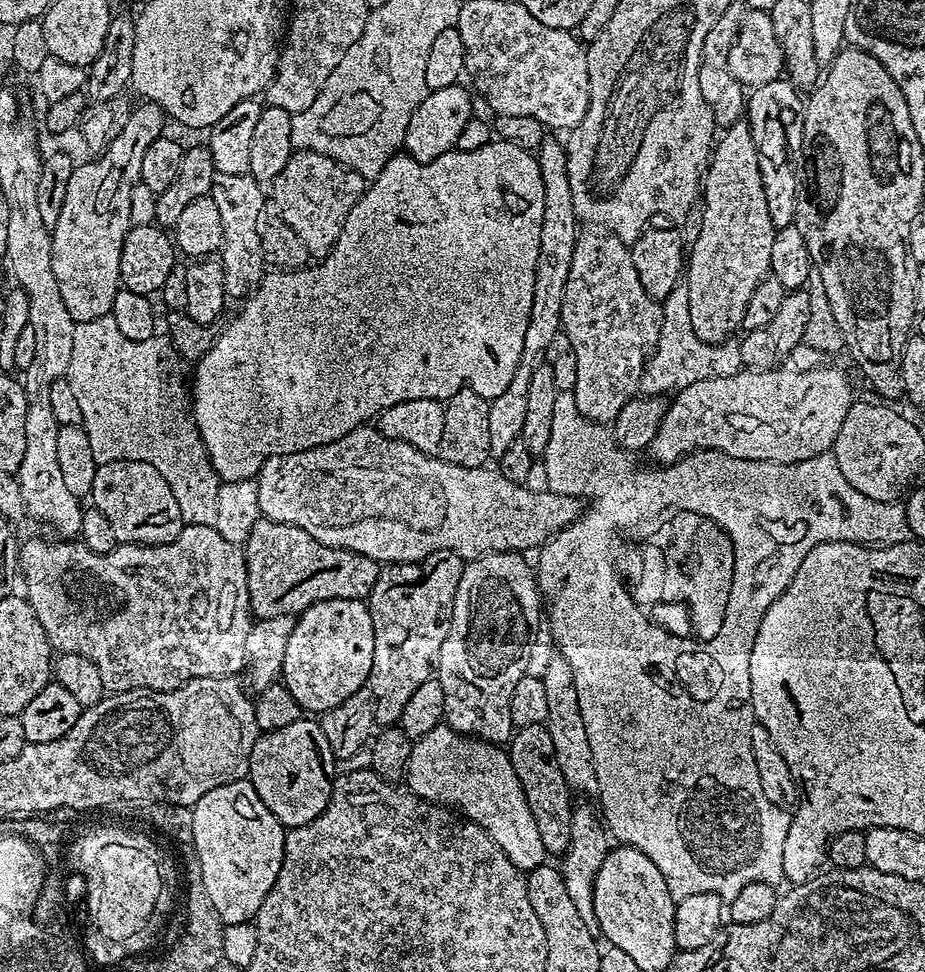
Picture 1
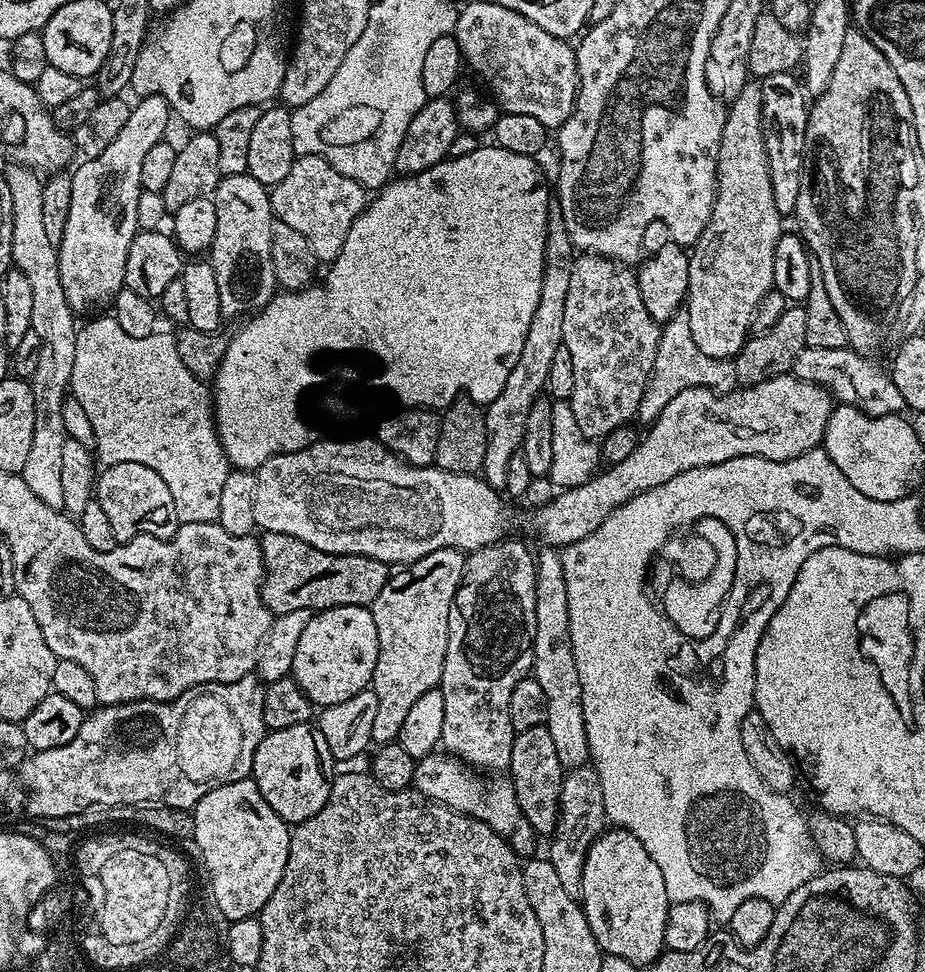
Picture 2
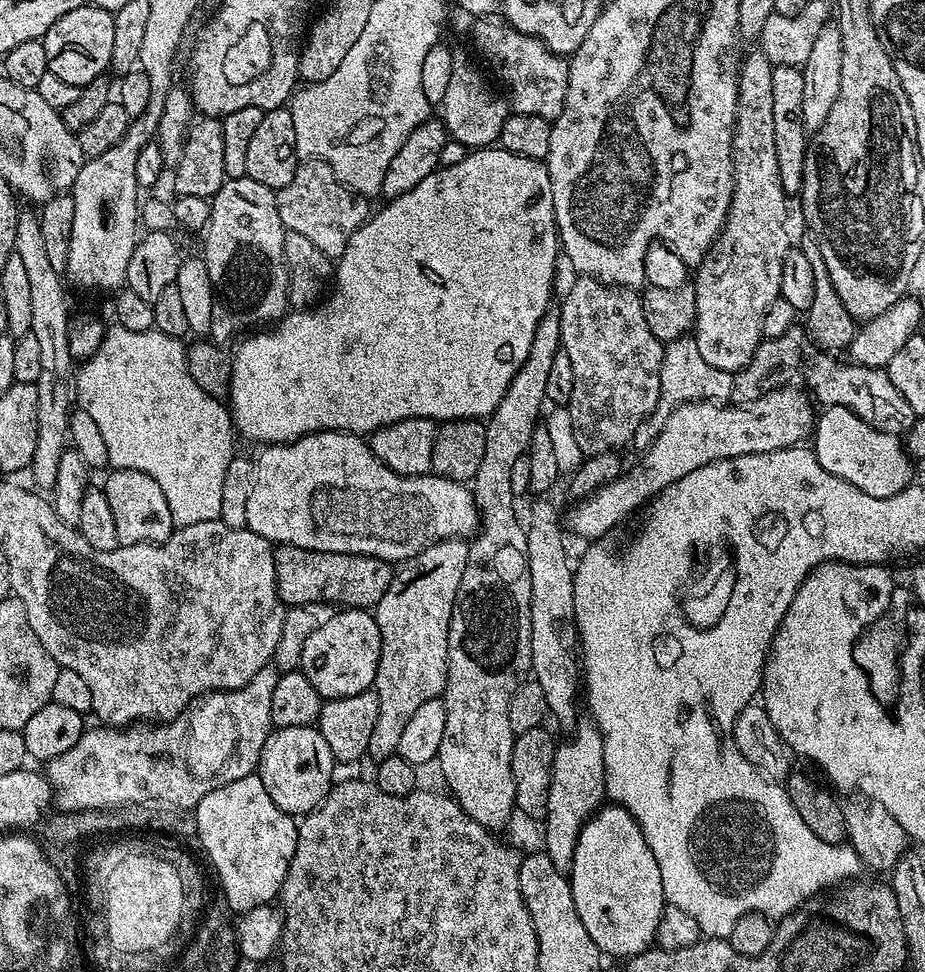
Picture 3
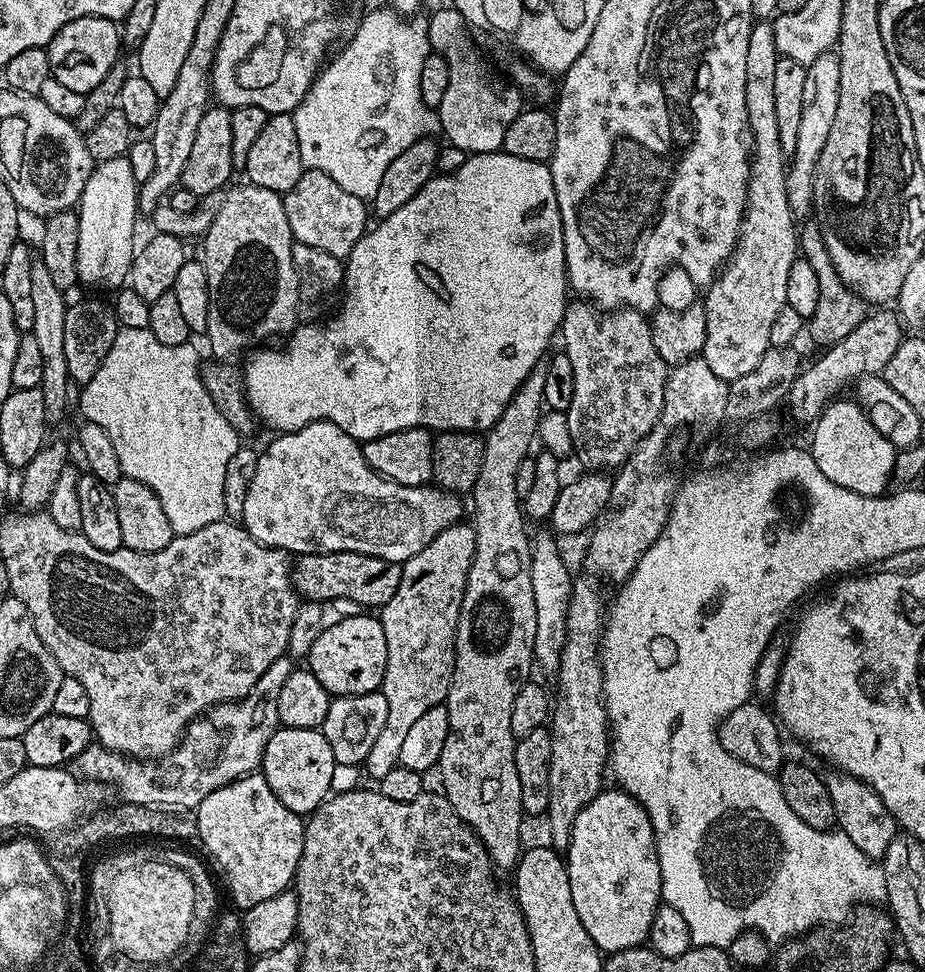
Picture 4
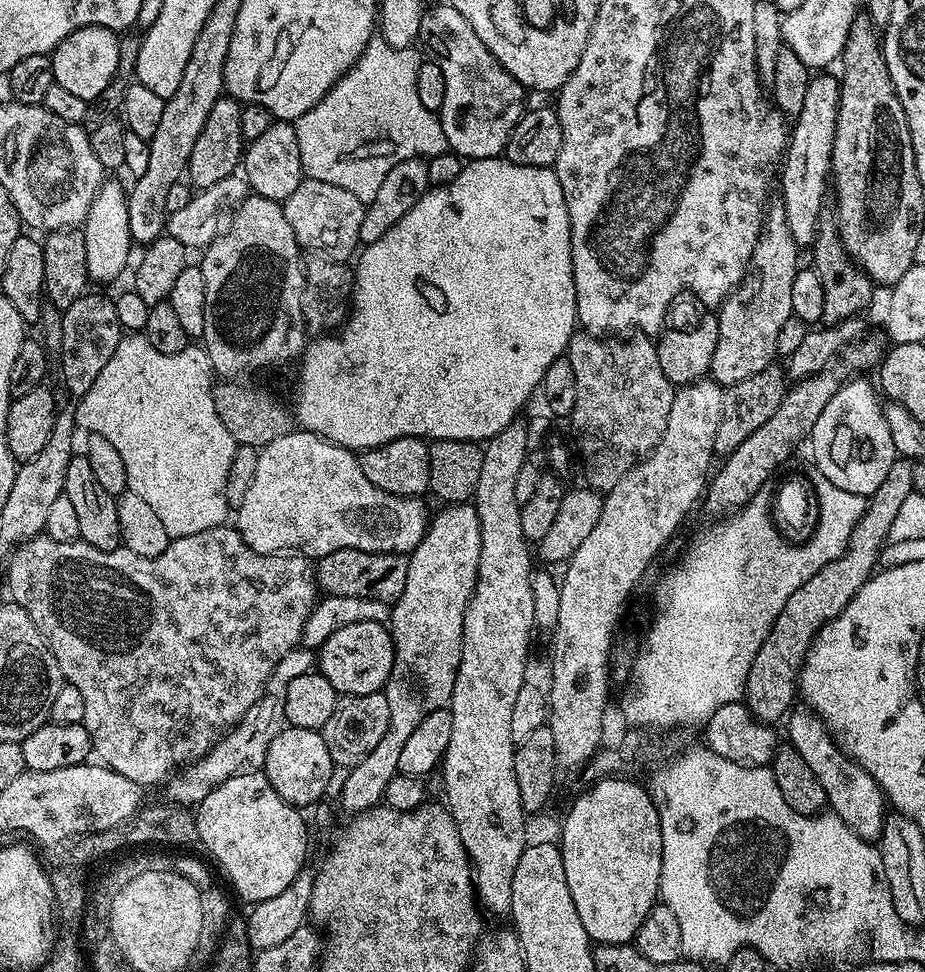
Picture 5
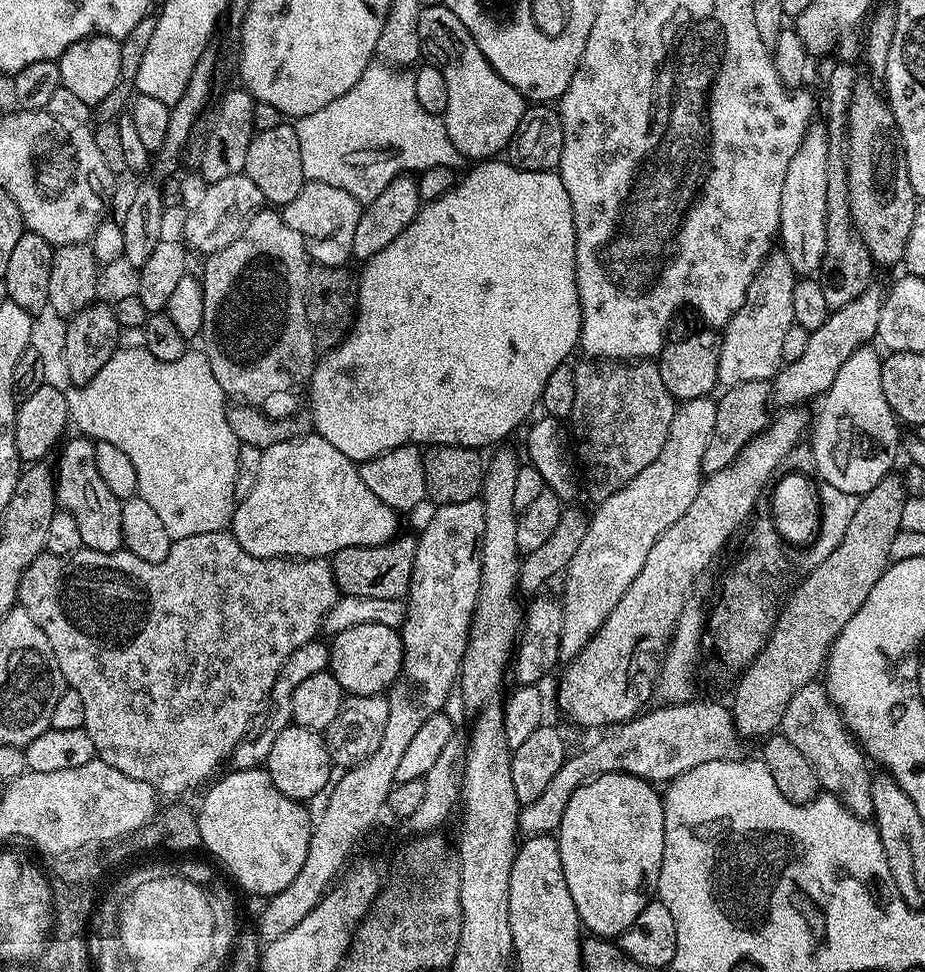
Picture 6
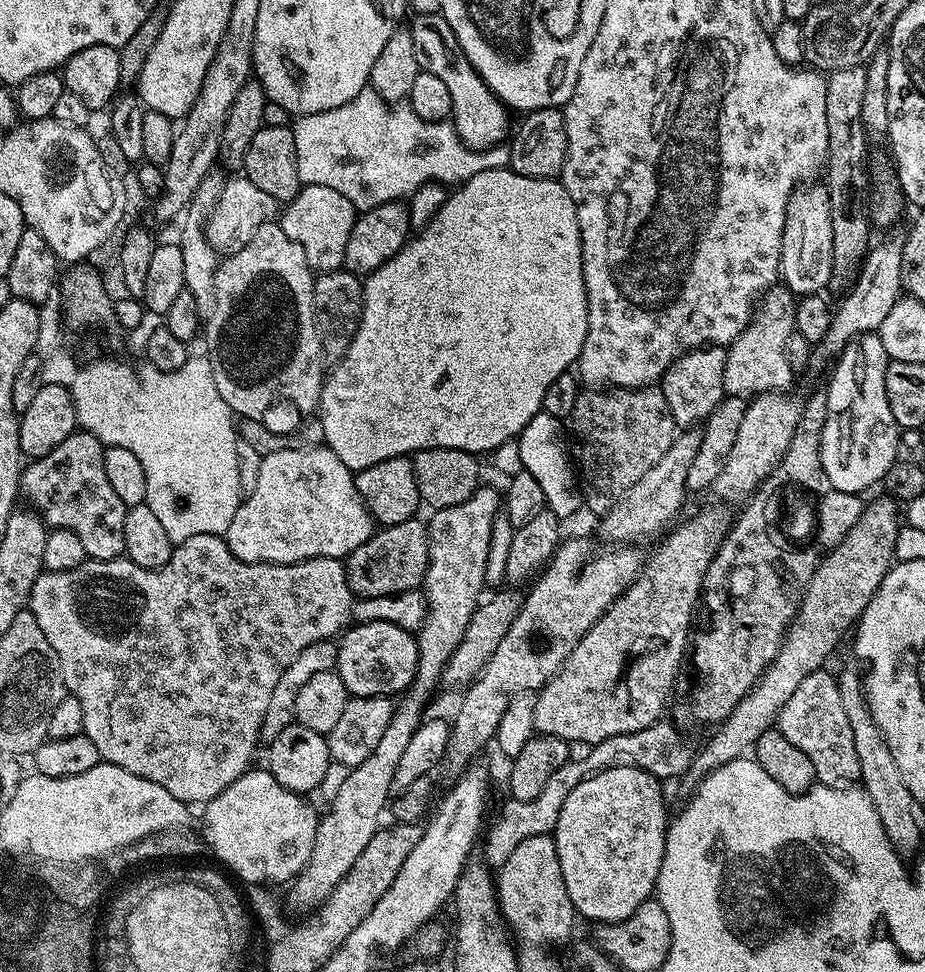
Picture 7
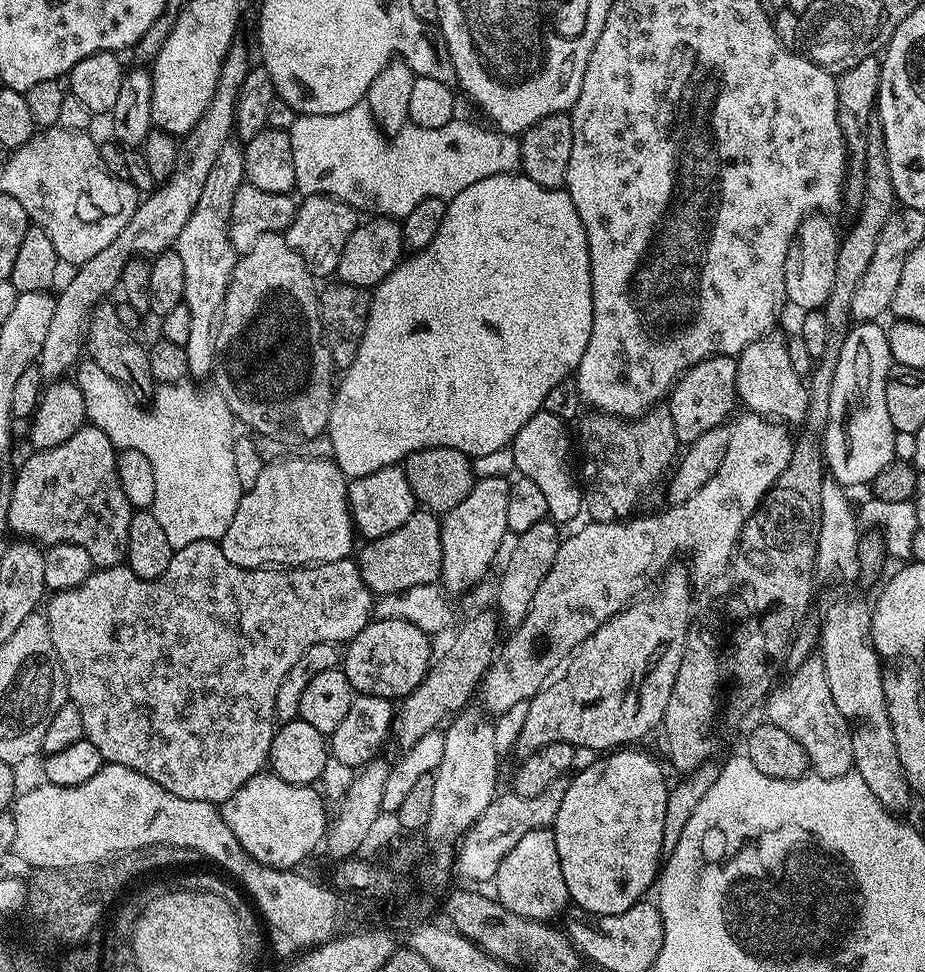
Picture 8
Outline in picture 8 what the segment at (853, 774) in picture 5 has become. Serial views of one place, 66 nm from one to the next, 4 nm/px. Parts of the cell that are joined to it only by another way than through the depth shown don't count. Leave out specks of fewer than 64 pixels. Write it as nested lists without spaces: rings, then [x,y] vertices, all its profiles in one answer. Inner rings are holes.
[[[813,654],[791,669],[788,681],[777,683],[767,697],[767,723],[782,726],[806,750],[811,771],[822,778],[838,778],[853,771],[854,746],[852,729],[846,718],[838,714],[838,706],[830,698],[826,674],[819,655]]]

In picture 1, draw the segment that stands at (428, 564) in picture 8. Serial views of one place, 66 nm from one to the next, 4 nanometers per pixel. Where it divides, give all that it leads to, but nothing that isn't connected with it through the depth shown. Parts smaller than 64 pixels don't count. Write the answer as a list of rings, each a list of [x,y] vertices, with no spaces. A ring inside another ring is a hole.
[[[261,518],[254,526],[254,530],[250,530],[250,538],[242,545],[244,549],[244,557],[246,558],[246,574],[248,575],[248,593],[250,594],[250,606],[252,607],[252,615],[256,620],[265,620],[266,618],[282,618],[283,616],[297,617],[310,606],[314,606],[318,602],[326,602],[327,600],[362,600],[367,601],[368,595],[374,590],[374,582],[378,582],[378,574],[381,565],[377,561],[371,560],[369,556],[363,556],[357,552],[351,552],[345,548],[335,548],[334,546],[326,546],[322,542],[318,542],[314,538],[310,538],[310,534],[306,534],[306,530],[298,530],[298,526],[290,526],[286,522],[274,522]]]

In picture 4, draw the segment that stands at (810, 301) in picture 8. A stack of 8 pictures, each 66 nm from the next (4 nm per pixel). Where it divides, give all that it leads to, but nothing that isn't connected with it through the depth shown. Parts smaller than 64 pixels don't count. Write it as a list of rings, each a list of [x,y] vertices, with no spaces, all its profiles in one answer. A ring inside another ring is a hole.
[[[835,51],[824,52],[806,67],[806,83],[802,86],[802,119],[798,125],[798,142],[790,153],[790,163],[786,168],[786,198],[790,198],[792,215],[803,218],[813,211],[814,174],[818,166],[818,156],[822,146],[826,146],[826,137],[830,135],[830,126],[834,126],[834,117],[838,110],[840,93],[840,57]]]

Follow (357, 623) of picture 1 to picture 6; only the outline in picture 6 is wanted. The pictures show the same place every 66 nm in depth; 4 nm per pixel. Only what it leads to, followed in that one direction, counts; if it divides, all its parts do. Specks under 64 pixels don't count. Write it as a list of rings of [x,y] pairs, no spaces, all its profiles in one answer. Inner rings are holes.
[[[363,624],[362,626],[350,626],[350,630],[342,630],[336,636],[331,637],[328,662],[332,676],[338,678],[338,686],[342,686],[347,695],[379,696],[387,693],[392,683],[398,678],[403,653],[404,647],[397,629],[381,624]]]

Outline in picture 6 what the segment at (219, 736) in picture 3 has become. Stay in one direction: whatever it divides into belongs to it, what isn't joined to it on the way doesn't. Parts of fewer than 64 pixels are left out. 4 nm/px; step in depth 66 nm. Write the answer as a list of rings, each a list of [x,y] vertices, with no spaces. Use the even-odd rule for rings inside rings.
[[[317,638],[306,642],[306,646],[294,650],[294,654],[290,654],[290,658],[286,658],[286,662],[272,687],[270,700],[271,703],[274,702],[276,705],[272,709],[269,707],[267,710],[261,710],[253,718],[248,732],[244,735],[243,740],[240,741],[240,745],[233,750],[230,757],[230,764],[233,769],[259,768],[267,761],[270,750],[274,746],[274,738],[278,738],[280,731],[292,724],[292,699],[298,682],[310,678],[310,674],[318,674],[329,667],[328,653],[330,648],[325,641],[324,644],[322,641],[323,639]]]

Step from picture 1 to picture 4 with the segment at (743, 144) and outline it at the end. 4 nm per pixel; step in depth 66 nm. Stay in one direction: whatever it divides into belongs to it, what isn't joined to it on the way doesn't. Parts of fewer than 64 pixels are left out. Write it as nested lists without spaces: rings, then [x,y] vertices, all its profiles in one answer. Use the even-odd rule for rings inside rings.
[[[753,23],[750,30],[750,46],[746,50],[746,114],[750,133],[750,163],[748,165],[748,201],[740,223],[740,236],[731,258],[721,267],[717,277],[707,285],[702,301],[706,314],[706,342],[702,358],[718,378],[726,381],[750,374],[762,354],[772,347],[770,329],[778,310],[786,306],[786,281],[790,266],[798,258],[798,220],[790,210],[790,198],[786,198],[786,154],[778,142],[778,117],[774,111],[774,66],[778,53],[774,46],[774,30],[771,23]]]

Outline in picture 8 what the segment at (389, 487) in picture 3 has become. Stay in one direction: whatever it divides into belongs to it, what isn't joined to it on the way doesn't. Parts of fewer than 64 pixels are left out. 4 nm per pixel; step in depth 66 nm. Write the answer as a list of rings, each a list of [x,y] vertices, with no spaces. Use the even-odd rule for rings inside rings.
[[[300,454],[291,460],[275,460],[273,464],[265,464],[262,474],[258,474],[258,482],[254,482],[252,488],[247,489],[241,495],[238,511],[234,513],[234,519],[230,522],[230,527],[226,529],[226,534],[218,542],[222,554],[226,554],[229,562],[234,562],[234,566],[243,568],[266,568],[269,566],[307,566],[310,564],[329,564],[335,560],[347,560],[353,555],[352,536],[354,529],[352,526],[352,516],[348,513],[348,480],[340,473],[340,467],[331,459],[310,460],[307,455]]]

